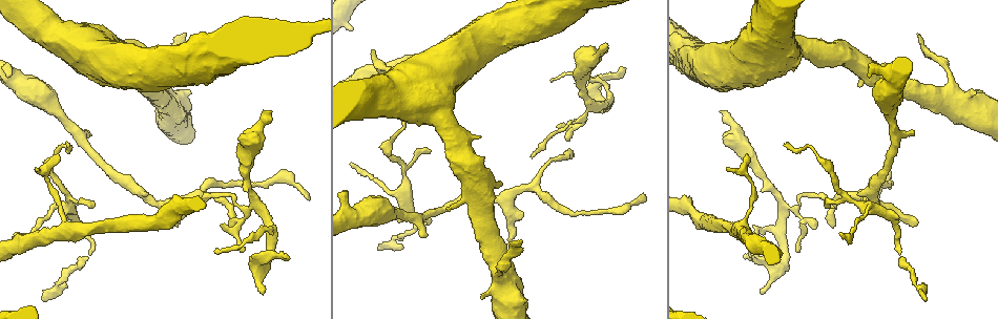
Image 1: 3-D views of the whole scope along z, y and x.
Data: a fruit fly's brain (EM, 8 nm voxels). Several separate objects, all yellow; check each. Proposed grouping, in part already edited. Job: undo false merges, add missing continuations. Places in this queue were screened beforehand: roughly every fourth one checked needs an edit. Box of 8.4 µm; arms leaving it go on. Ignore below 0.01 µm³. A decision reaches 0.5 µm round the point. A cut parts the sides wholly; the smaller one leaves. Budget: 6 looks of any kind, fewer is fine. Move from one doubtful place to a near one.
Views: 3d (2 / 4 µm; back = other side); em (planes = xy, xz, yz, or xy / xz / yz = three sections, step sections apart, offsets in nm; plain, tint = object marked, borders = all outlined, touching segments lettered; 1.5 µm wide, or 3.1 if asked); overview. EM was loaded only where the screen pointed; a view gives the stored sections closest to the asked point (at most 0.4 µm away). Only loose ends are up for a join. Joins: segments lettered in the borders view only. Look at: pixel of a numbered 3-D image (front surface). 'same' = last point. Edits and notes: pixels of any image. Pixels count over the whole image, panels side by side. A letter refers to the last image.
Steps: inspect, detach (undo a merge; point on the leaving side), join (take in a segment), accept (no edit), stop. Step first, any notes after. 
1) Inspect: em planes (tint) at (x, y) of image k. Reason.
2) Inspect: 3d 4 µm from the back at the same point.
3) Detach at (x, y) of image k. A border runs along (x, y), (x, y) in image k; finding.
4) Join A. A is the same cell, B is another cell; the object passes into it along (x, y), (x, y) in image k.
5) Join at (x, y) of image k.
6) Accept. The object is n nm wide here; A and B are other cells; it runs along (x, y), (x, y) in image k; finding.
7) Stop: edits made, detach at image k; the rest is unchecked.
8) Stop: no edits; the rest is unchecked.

Inspect: em xy step 4 (tint) at (69, 145) of image 1. Tapers out.

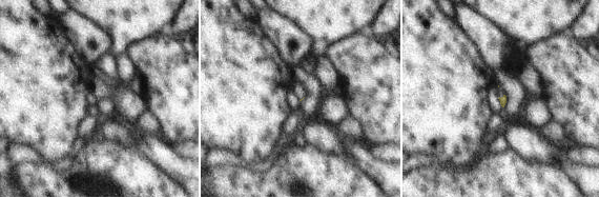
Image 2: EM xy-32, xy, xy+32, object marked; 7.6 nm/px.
Inspect: em planes (borders) at the same point. Another direction.

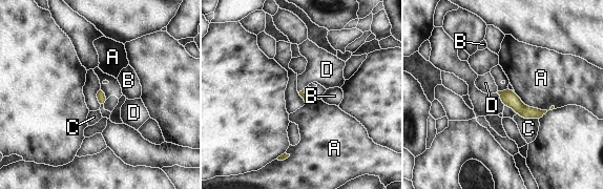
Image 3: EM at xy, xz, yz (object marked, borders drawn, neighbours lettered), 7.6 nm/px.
Join D. The longest contact is with A, 340 nm; D is the same cell, A, B and C are other cells; the object passes into it along (302, 93), (302, 90), (327, 69) in image 3; the cell continues.

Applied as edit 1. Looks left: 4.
Inspect: 3d 4 µm at (804, 222) of image 1. A narrow waist.

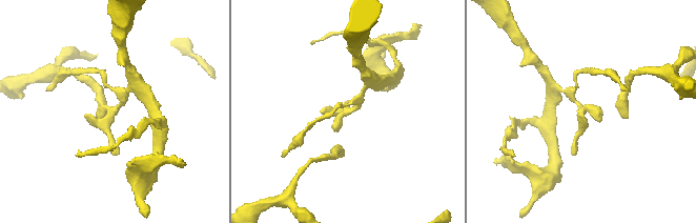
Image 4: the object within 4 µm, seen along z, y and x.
Inspect: em planes (borders) at (583, 111) of image 4. Shape alone is not enough.

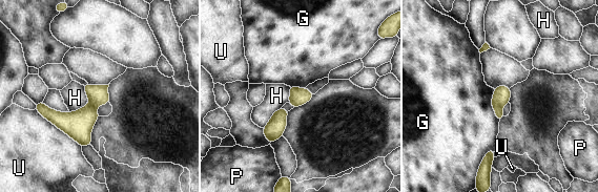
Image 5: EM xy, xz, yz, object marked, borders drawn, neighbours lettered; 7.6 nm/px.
Accept. The longest contact is with U, 460 nm; G, H, P and U are other cells; a border runs along (493, 89), (491, 106), (499, 121) in image 5; continuous, no second cell.

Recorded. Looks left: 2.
Inspect: em planes (borders) at (380, 247) of image 1. Branch stops here.

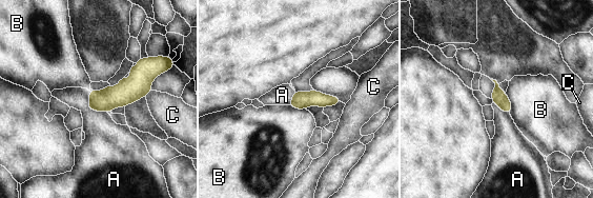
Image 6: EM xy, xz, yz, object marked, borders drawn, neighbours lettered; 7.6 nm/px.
Accept. A, B and C are other cells; it runs along (150, 67), (122, 95), (91, 106) in image 6; none of them fits.

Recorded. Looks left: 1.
Stop: edits made, join at image 3; the rest is unchecked.

